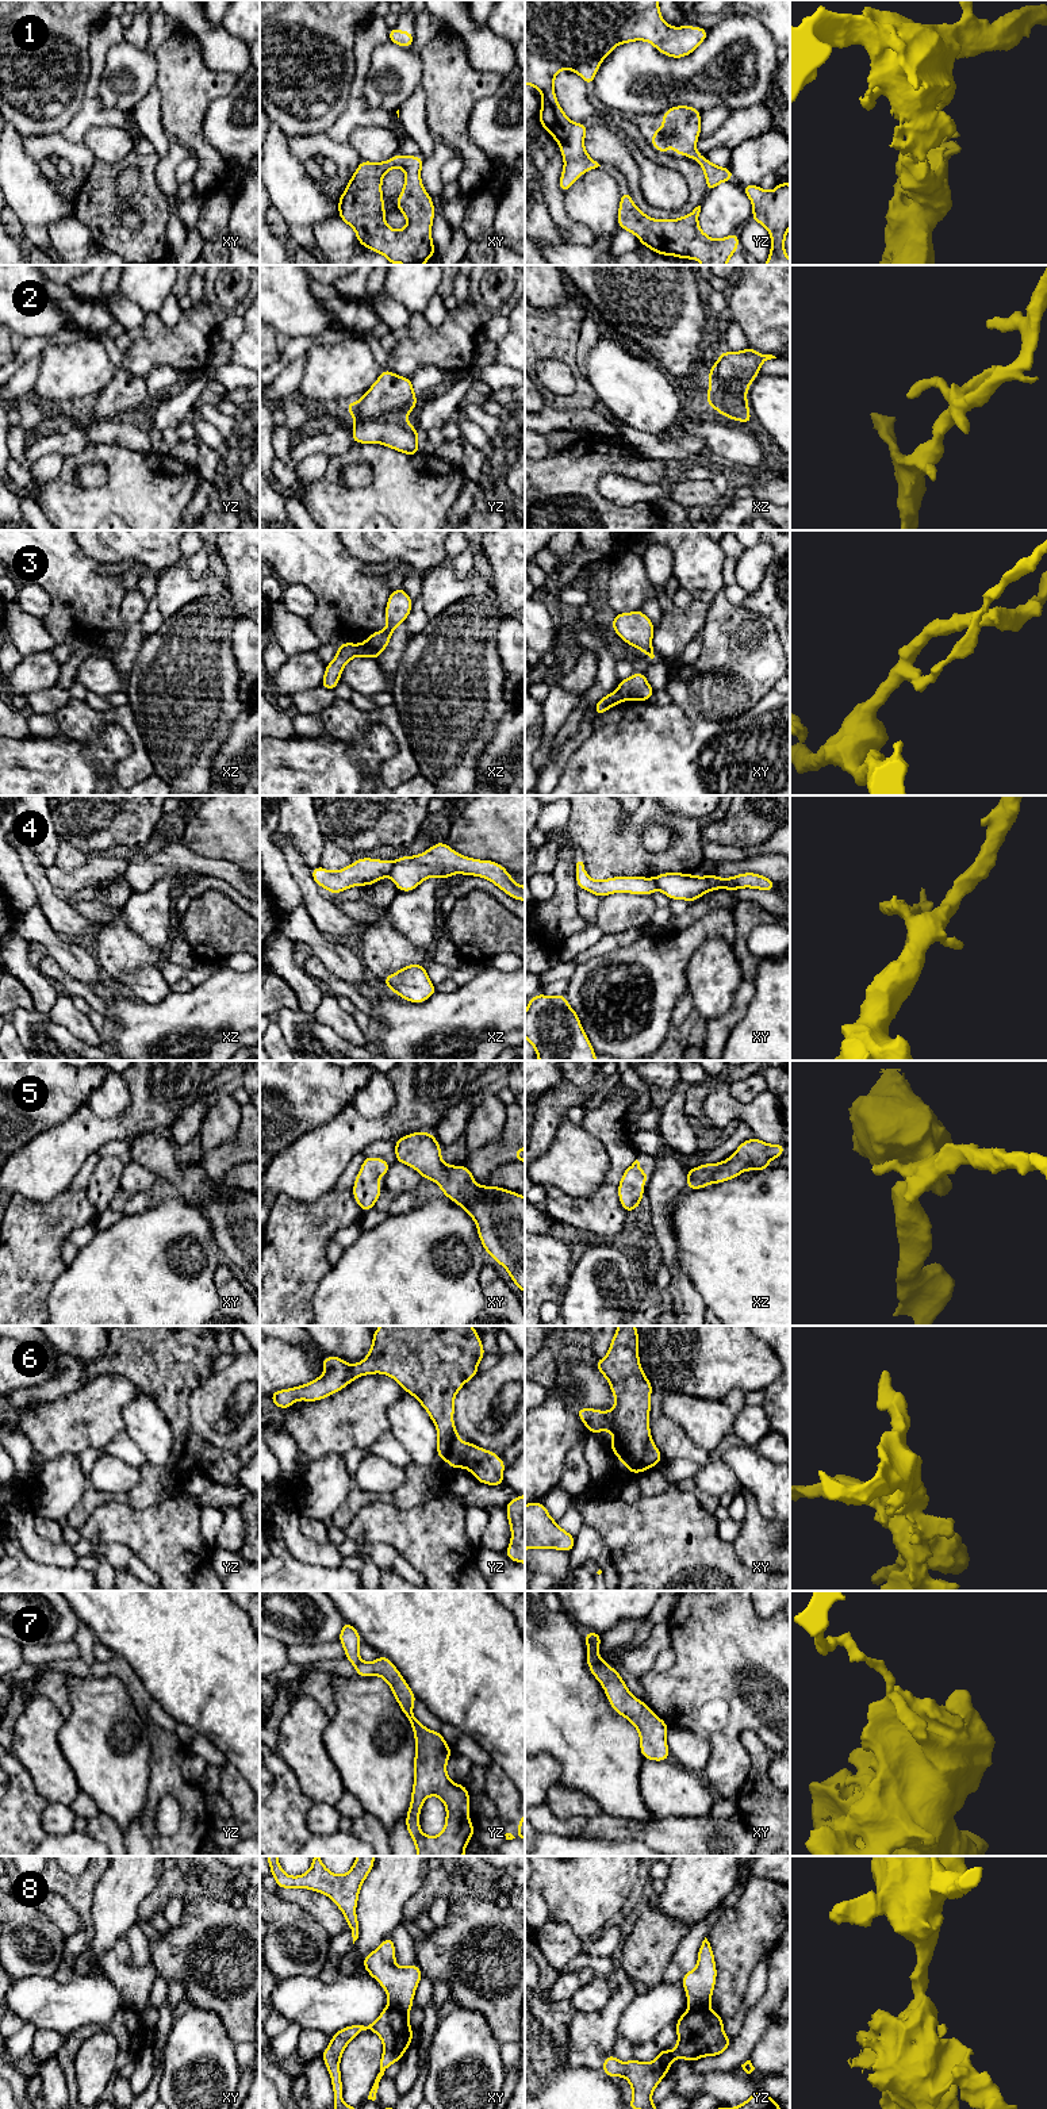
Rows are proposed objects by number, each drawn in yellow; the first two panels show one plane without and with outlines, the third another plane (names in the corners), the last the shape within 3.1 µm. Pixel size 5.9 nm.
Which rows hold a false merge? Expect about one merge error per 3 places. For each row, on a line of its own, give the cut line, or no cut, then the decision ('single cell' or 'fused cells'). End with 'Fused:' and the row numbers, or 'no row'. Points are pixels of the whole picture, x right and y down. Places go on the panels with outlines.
1: no cut; single cell
2: no cut; single cell
3: cut in xz along (355, 645), (357, 655); fused cells
4: cut in xz along (394, 863), (387, 874); fused cells
5: no cut; single cell
6: no cut; single cell
7: cut in xy along (601, 1659), (589, 1665); fused cells
8: cut in xy along (388, 2004), (407, 2014); fused cells
Fused: 3, 4, 7, 8

